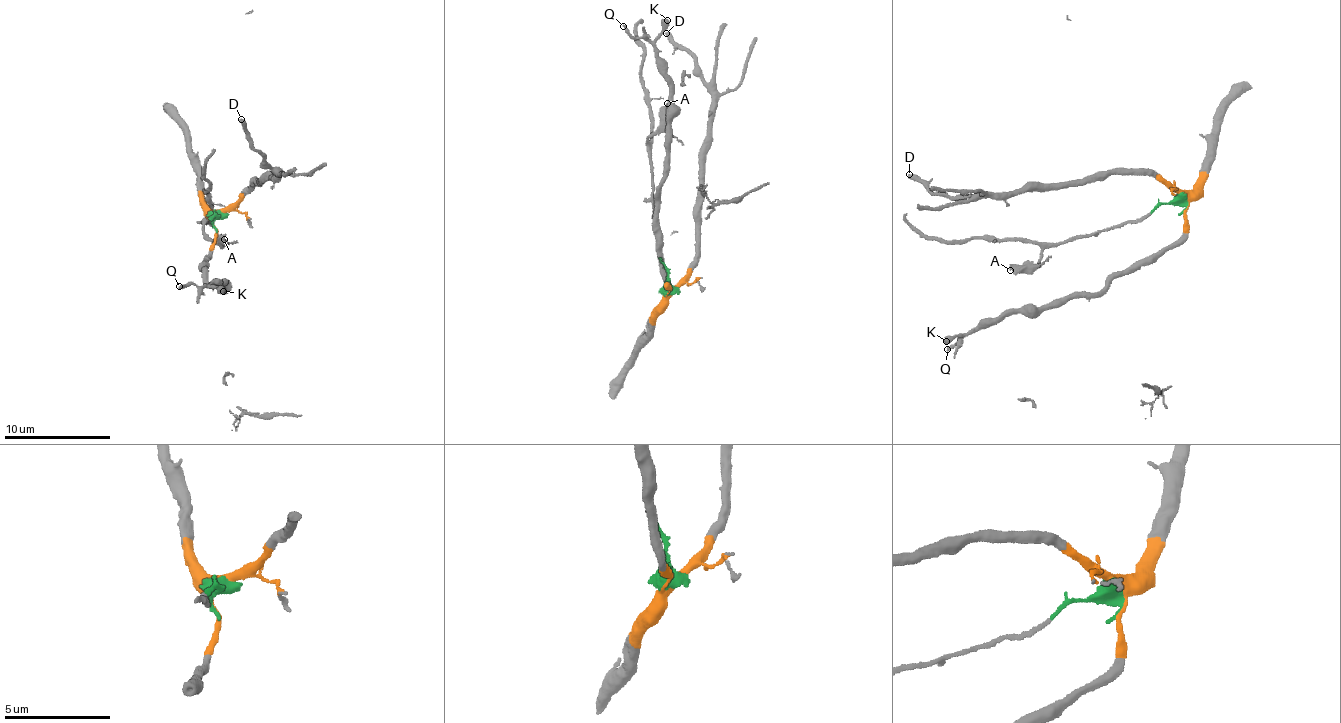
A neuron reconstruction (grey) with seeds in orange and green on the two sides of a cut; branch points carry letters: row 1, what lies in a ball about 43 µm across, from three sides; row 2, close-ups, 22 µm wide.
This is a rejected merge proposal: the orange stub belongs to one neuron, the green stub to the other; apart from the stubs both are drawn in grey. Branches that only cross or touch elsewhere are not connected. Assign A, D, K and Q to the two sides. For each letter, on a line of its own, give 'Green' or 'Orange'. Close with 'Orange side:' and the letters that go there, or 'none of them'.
A: Green
D: Orange
K: Orange
Q: Orange
Orange side: D, K, Q

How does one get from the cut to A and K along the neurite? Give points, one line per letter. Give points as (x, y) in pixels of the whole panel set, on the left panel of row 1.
A: (218, 215), (205, 224), (206, 219), (204, 236), (216, 243), (217, 238), (223, 239)
K: (218, 215), (204, 261), (207, 282), (223, 278), (211, 286), (224, 292)

